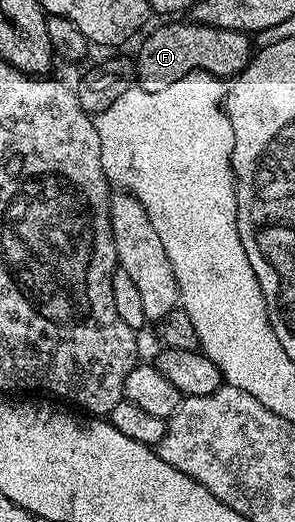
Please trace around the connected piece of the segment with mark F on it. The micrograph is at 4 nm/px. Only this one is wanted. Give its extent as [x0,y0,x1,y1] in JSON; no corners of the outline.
[134,19,254,91]

